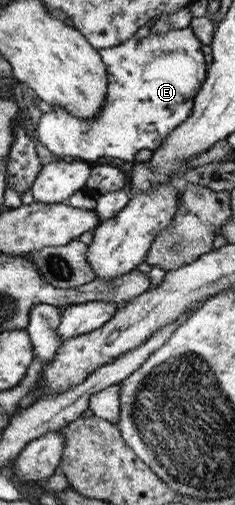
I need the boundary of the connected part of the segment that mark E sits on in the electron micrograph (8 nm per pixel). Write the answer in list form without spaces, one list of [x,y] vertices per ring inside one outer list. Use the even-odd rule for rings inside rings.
[[[186,27],[165,34],[151,32],[142,40],[134,35],[118,46],[99,50],[108,74],[100,115],[80,119],[54,105],[54,110],[43,113],[37,124],[40,142],[55,157],[70,156],[93,164],[104,157],[132,163],[140,150],[156,150],[194,110],[196,94],[208,72],[201,49],[192,27]]]

